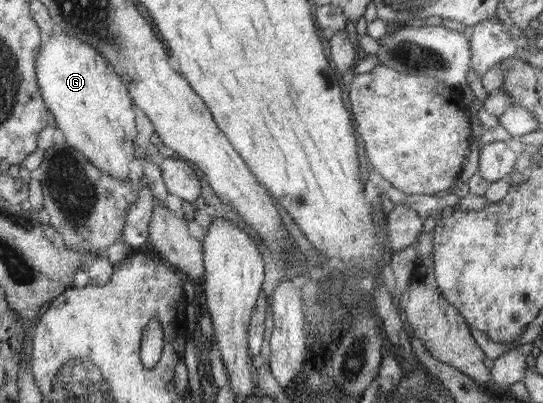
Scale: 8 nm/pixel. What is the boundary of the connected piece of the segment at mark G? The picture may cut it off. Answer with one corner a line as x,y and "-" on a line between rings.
57,28
57,30
53,31
51,37
44,40
41,44
41,49
37,56
37,81
40,83
41,94
44,96
45,104
48,105
49,109
54,113
57,128
60,128
66,137
66,143
73,146
80,154
84,154
98,170
106,172
106,175
113,176
114,179
126,181
128,176
131,176
128,164
130,164
132,160
135,160
134,148
136,148
136,146
134,146
134,138
136,138
136,134
138,134
138,132
136,132
136,122
134,122
135,107
132,95
128,94
129,89
125,84
122,84
121,75
114,72
112,65
113,63
111,63
108,58
104,58
100,51
96,50
93,46
90,46
89,43
82,42
81,39
74,38
73,35

